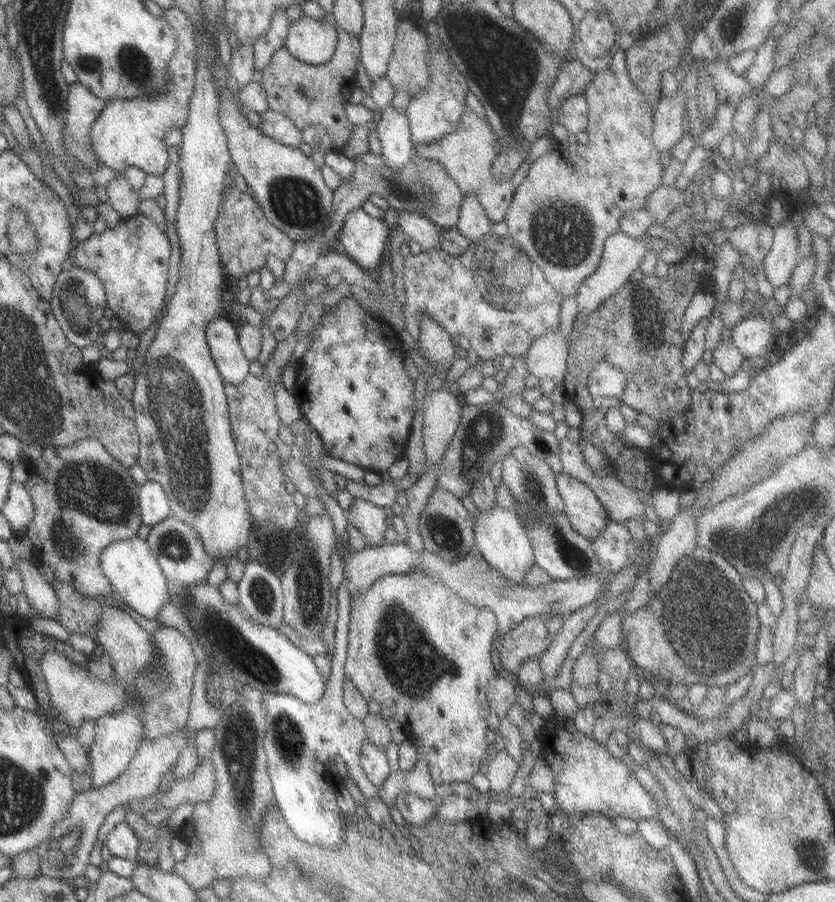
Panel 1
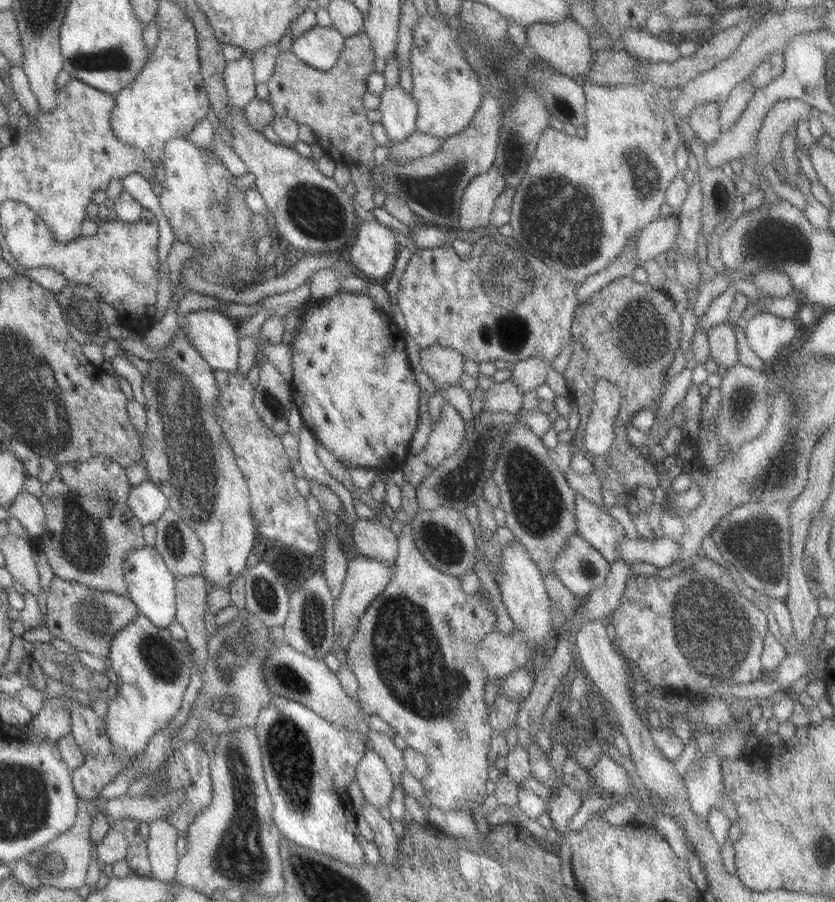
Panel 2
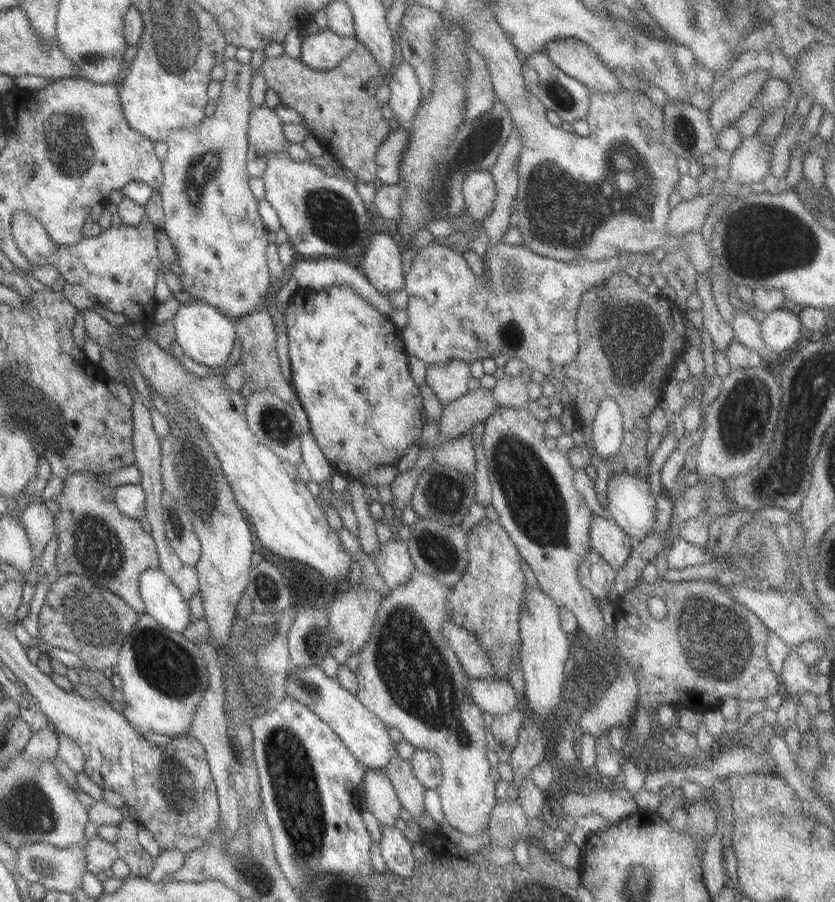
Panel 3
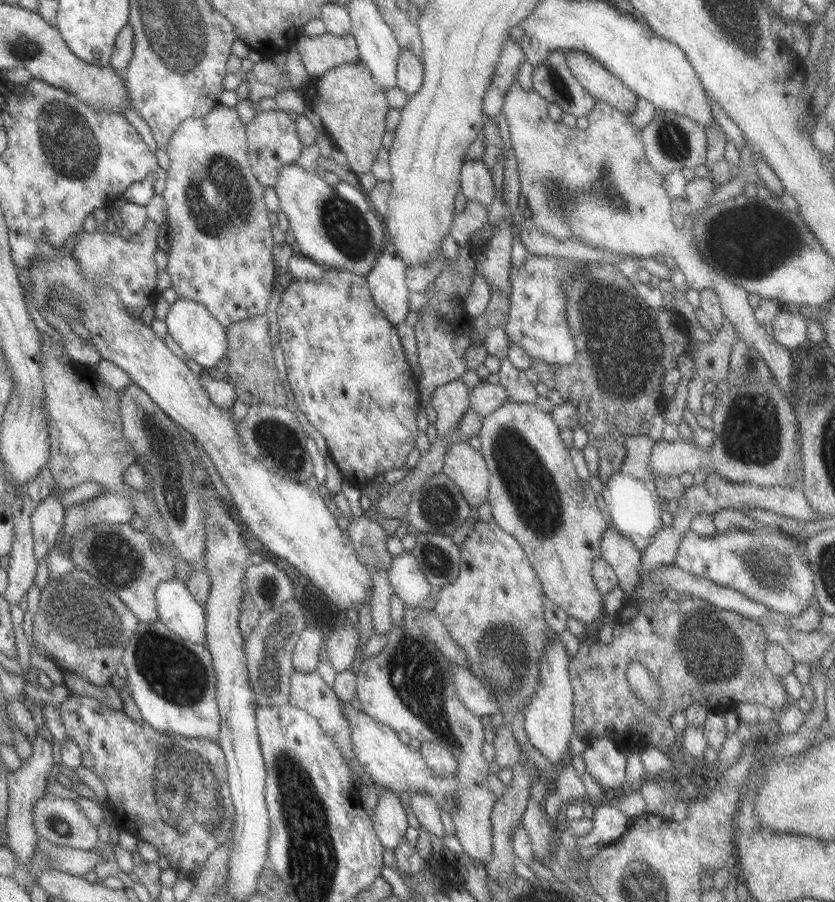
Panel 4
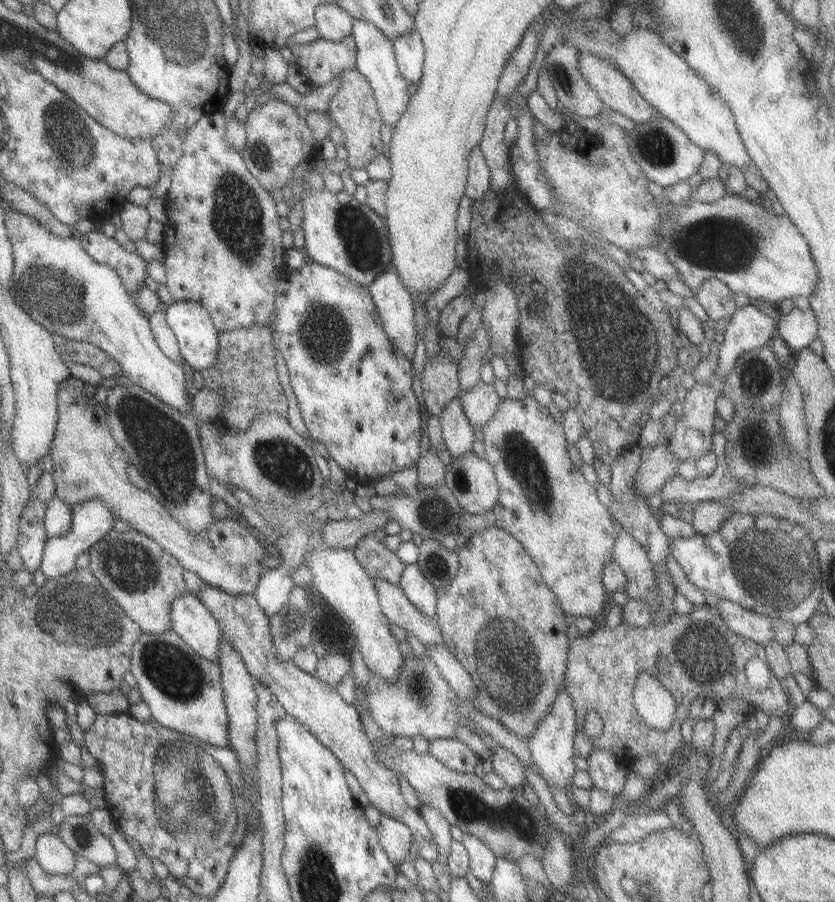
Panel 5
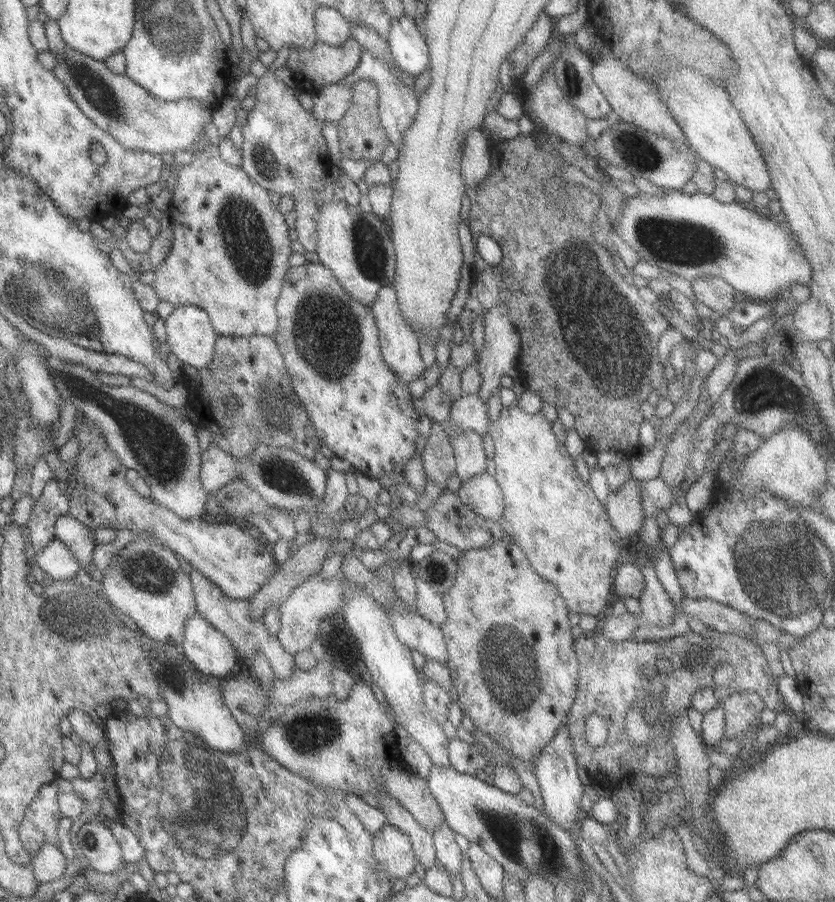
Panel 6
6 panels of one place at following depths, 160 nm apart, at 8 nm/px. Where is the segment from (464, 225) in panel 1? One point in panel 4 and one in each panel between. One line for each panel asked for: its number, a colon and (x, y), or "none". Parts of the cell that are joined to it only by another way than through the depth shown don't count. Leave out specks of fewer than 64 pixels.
2: (476, 203)
3: (478, 189)
4: (475, 183)

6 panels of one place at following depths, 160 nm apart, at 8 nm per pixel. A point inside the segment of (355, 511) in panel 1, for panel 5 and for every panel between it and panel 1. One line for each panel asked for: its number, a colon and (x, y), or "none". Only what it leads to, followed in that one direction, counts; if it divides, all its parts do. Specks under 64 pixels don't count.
2: (369, 538)
3: (392, 560)
4: (405, 578)
5: (422, 595)

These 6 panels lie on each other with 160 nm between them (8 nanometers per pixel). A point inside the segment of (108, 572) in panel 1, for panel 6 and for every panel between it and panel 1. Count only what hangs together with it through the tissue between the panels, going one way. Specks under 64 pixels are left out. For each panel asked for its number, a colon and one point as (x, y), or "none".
2: (150, 586)
3: (162, 602)
4: (176, 609)
5: (190, 620)
6: (208, 651)

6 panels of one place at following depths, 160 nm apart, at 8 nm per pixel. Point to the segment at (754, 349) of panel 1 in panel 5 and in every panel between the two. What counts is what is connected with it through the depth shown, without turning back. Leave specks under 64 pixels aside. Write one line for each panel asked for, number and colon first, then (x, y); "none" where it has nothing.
2: (766, 335)
3: (780, 328)
4: (788, 329)
5: (798, 328)

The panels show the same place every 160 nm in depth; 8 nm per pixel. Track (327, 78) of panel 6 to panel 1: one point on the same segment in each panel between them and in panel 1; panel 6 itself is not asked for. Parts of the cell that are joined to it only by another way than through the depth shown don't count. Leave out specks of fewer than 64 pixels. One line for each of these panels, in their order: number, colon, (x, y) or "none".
1: (311, 41)
2: (319, 47)
3: (320, 51)
4: (318, 53)
5: (320, 61)

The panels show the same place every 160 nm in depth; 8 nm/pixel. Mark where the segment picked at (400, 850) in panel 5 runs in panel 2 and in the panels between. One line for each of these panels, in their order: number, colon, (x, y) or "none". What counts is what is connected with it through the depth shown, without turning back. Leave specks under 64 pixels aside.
2: (375, 783)
3: (380, 800)
4: (388, 820)

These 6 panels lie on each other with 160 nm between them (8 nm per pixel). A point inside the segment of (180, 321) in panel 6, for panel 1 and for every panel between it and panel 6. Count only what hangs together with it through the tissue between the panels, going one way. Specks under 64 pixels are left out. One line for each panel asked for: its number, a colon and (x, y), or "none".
1: (221, 338)
2: (213, 336)
3: (205, 336)
4: (200, 337)
5: (196, 338)

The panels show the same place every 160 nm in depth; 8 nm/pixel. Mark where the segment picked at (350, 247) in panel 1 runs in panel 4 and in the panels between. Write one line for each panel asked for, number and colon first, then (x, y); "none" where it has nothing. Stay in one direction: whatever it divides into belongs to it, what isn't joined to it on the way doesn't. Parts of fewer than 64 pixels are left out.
2: (372, 256)
3: (380, 265)
4: (385, 283)

